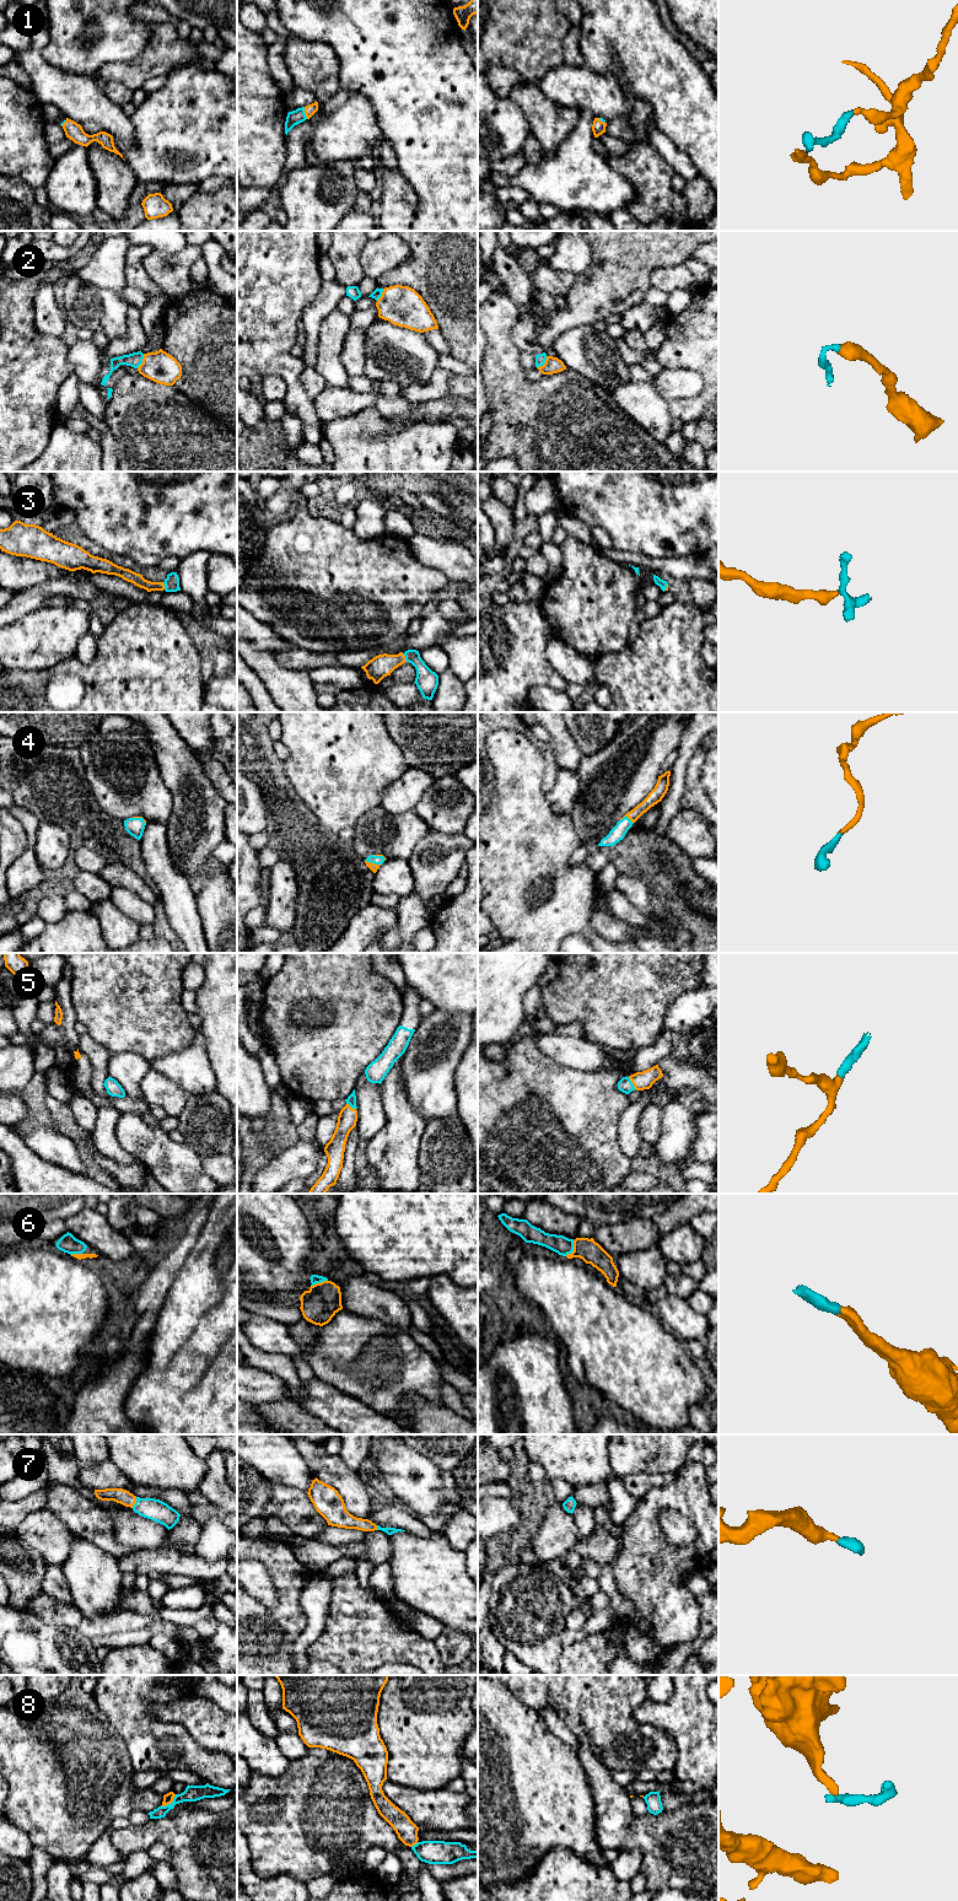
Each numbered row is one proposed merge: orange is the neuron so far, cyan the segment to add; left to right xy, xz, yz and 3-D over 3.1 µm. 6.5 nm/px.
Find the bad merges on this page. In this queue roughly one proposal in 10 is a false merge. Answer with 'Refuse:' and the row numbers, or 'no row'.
Refuse: 8

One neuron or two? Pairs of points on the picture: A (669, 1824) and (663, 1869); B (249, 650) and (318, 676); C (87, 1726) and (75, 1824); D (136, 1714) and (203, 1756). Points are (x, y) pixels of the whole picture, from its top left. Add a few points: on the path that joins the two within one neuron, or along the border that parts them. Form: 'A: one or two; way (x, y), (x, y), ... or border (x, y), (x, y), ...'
A: one; way (663, 1835), (657, 1846), (660, 1858)
B: two; border (308, 669), (308, 676), (313, 683)
C: one; way (75, 1750), (75, 1799)
D: one; way (152, 1730), (171, 1746), (183, 1746), (187, 1750)

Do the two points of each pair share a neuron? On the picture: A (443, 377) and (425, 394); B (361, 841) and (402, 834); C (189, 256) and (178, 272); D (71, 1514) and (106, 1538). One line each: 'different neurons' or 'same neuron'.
A: same neuron
B: same neuron
C: same neuron
D: same neuron

